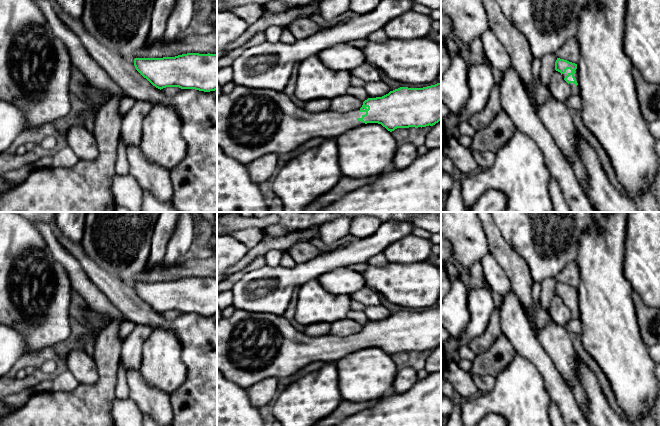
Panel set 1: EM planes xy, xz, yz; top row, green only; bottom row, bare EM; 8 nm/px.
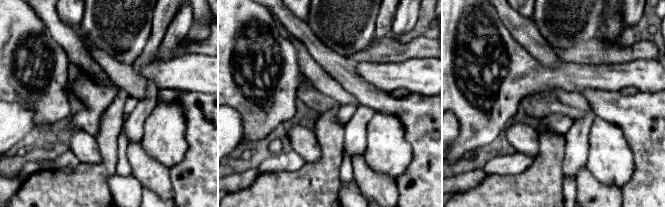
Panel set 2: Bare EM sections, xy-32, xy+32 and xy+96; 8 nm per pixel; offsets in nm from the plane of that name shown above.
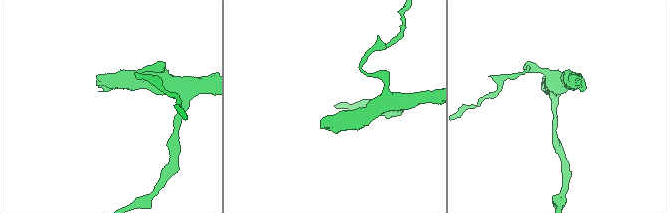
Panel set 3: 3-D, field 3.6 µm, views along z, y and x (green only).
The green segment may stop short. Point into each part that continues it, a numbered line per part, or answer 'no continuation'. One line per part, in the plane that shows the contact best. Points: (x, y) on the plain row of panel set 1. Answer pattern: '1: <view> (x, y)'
1: xz (251, 347)

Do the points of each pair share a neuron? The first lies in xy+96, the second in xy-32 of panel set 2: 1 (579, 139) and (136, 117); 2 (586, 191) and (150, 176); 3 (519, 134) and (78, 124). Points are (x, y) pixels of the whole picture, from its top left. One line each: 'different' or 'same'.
1: same
2: same
3: different

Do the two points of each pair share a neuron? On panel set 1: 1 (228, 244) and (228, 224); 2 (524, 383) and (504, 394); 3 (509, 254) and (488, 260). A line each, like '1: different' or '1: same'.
1: different
2: same
3: different

